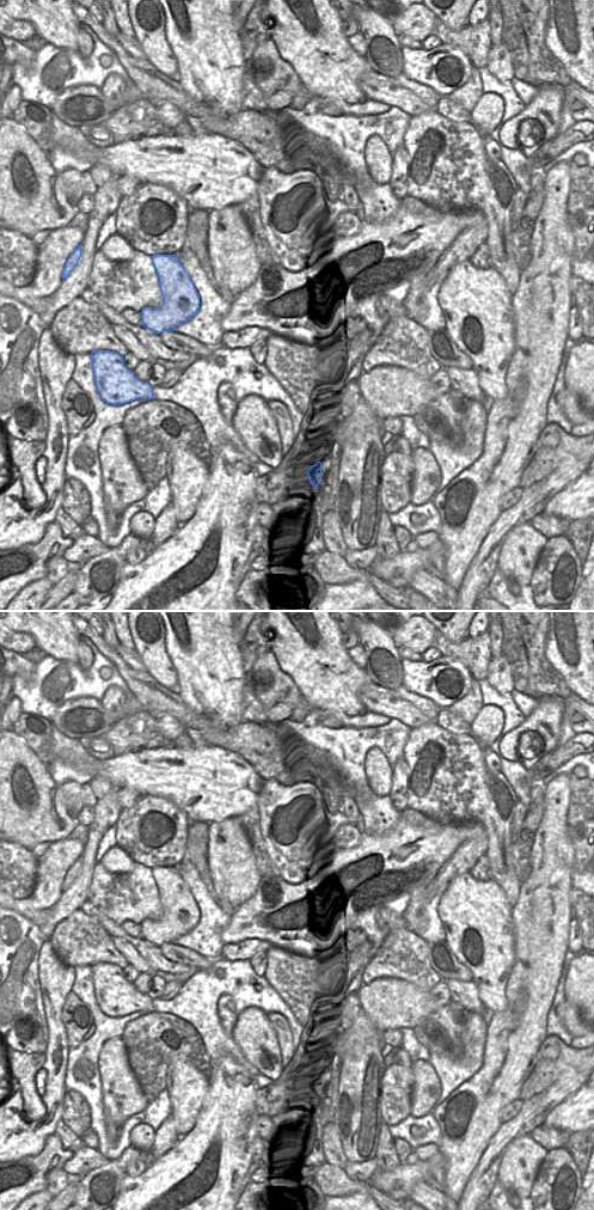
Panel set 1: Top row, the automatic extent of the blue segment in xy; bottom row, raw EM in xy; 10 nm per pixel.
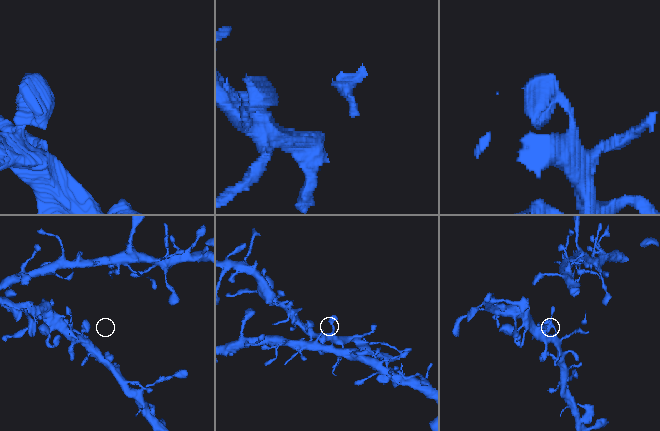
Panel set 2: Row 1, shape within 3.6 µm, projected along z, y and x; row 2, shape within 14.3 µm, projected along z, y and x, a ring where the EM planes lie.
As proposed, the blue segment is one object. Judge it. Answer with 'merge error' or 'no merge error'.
no merge error

